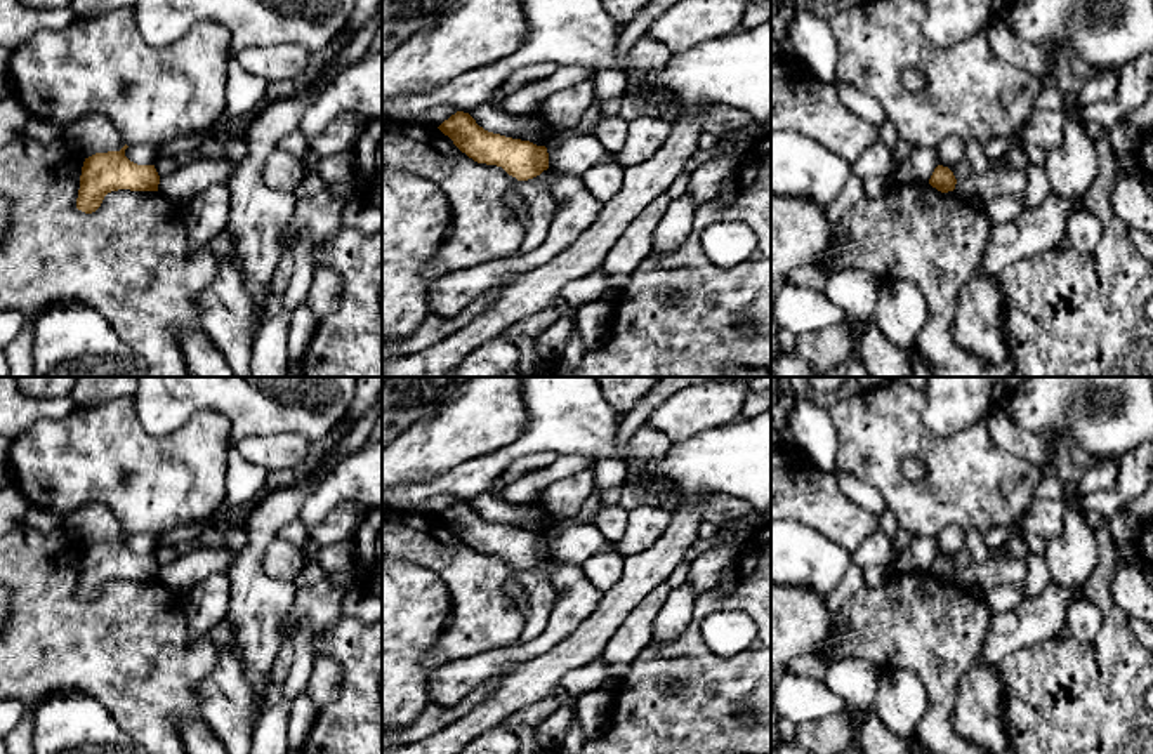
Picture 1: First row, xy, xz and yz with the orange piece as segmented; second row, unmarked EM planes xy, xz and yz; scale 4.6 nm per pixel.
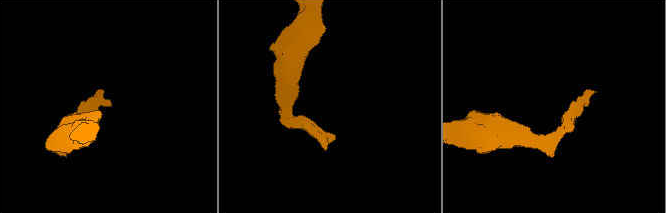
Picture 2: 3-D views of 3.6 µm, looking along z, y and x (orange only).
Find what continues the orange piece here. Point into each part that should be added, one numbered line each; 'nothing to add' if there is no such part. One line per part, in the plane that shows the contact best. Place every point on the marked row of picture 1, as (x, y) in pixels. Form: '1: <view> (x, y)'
nothing to add

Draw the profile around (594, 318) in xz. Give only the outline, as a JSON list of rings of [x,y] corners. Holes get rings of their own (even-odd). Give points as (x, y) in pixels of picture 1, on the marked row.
[[[592,301],[576,309],[576,328],[582,337],[583,351],[601,347],[611,332],[613,301]]]

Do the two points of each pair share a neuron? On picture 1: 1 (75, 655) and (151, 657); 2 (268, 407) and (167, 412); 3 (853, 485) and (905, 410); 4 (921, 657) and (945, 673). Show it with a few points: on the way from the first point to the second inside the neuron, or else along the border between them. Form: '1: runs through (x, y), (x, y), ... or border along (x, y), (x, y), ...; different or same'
1: runs through (94, 655), (132, 655); same
2: runs through (243, 396), (191, 396); same
3: border along (836, 471), (846, 471), (870, 483), (884, 506); different
4: runs through (926, 657), (940, 668); same

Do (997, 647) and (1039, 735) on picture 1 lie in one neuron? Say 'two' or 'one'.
two

